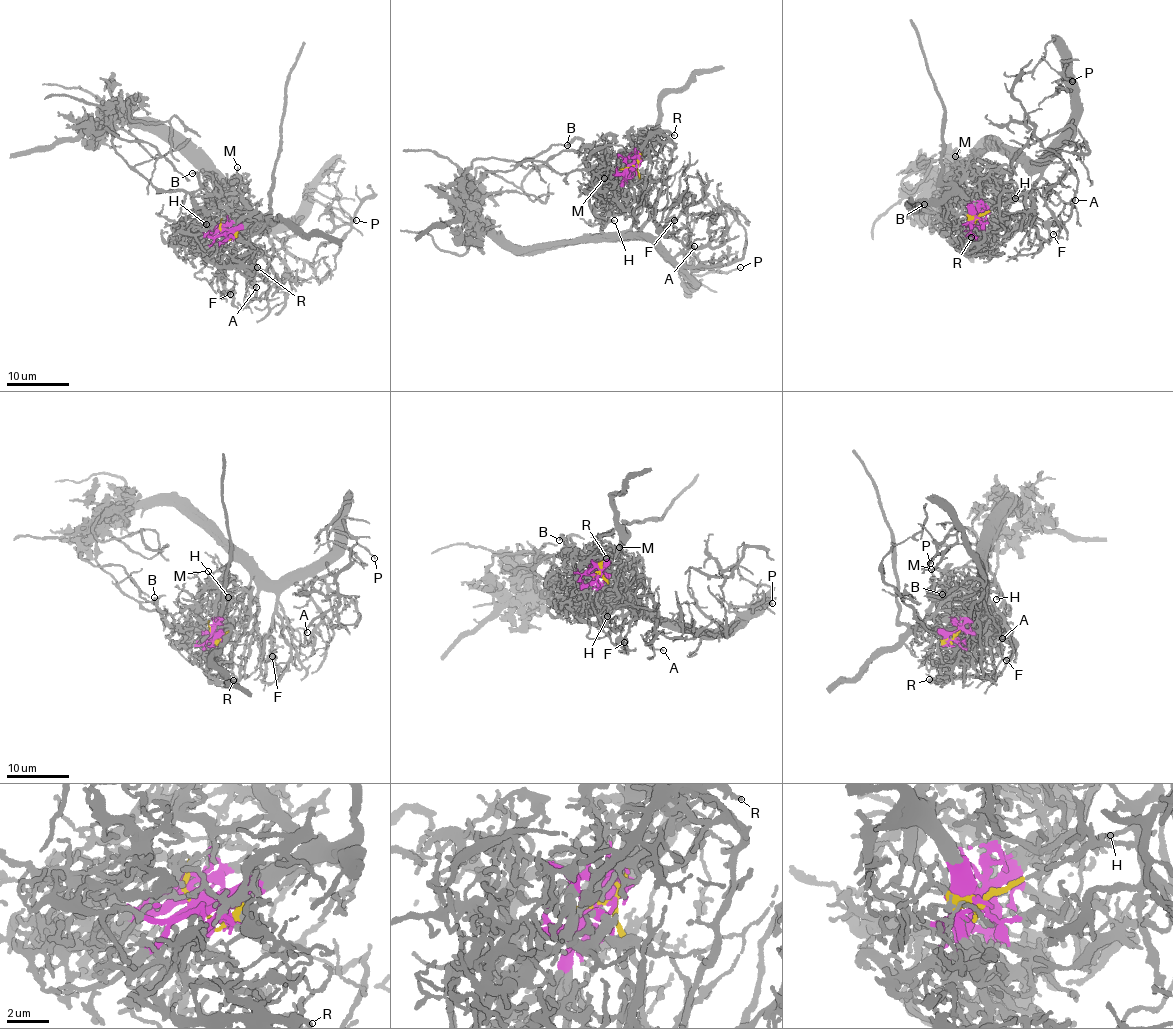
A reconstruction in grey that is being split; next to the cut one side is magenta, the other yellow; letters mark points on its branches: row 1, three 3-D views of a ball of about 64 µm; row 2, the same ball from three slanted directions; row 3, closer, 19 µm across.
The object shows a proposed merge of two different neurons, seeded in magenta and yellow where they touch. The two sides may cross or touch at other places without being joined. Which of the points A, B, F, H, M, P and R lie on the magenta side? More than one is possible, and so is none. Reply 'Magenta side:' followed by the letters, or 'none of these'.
Magenta side: B, H, M, R

